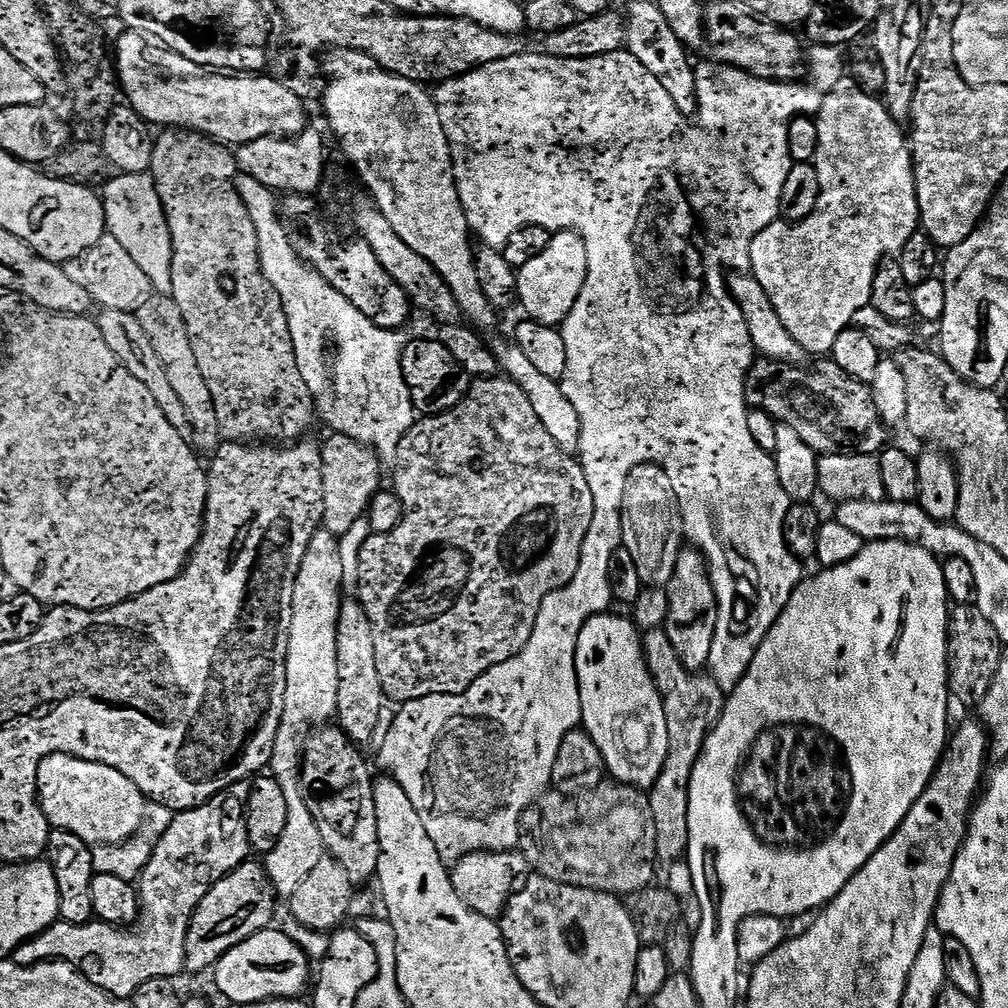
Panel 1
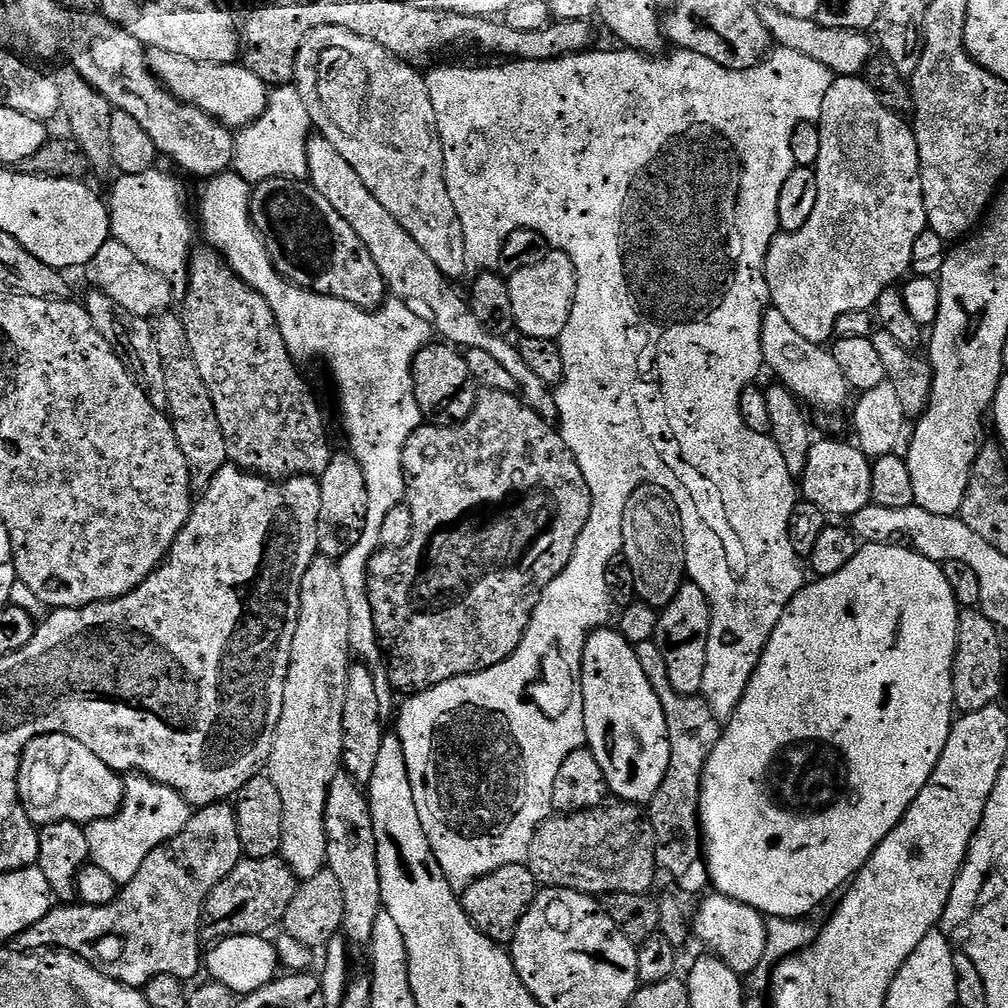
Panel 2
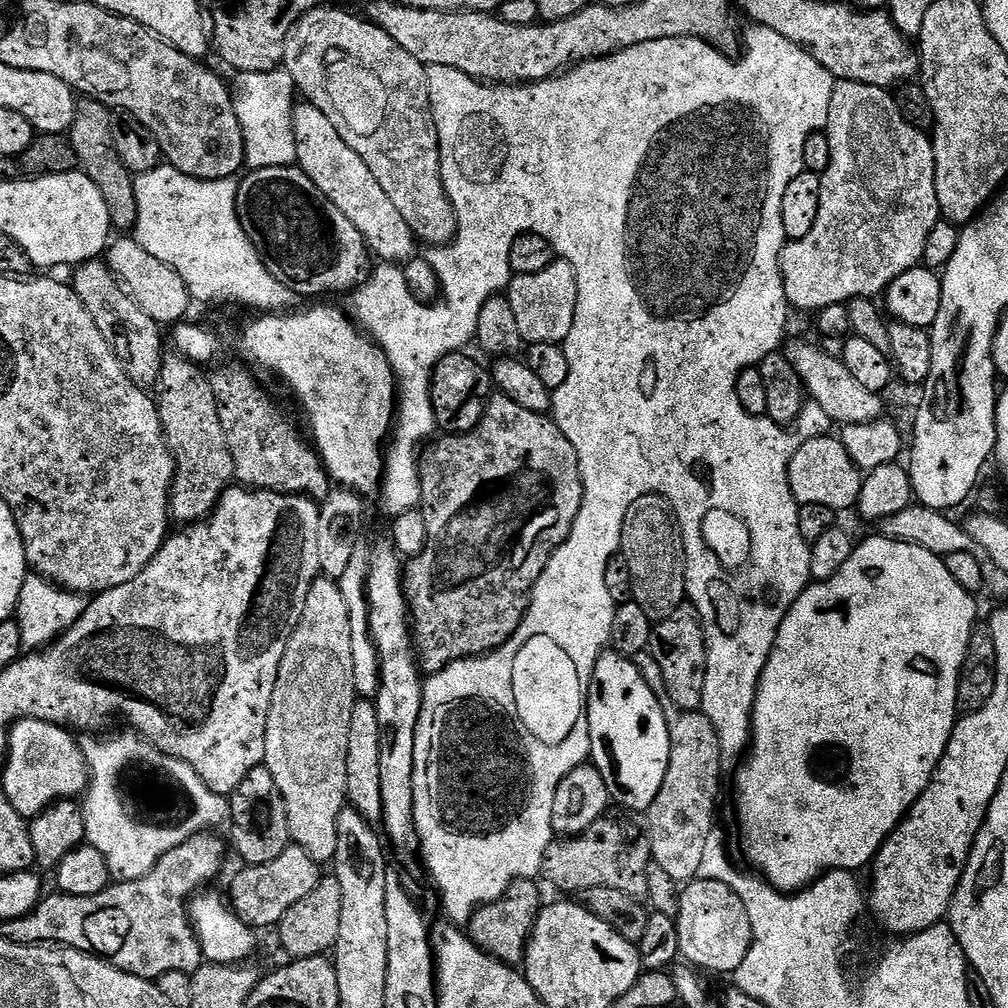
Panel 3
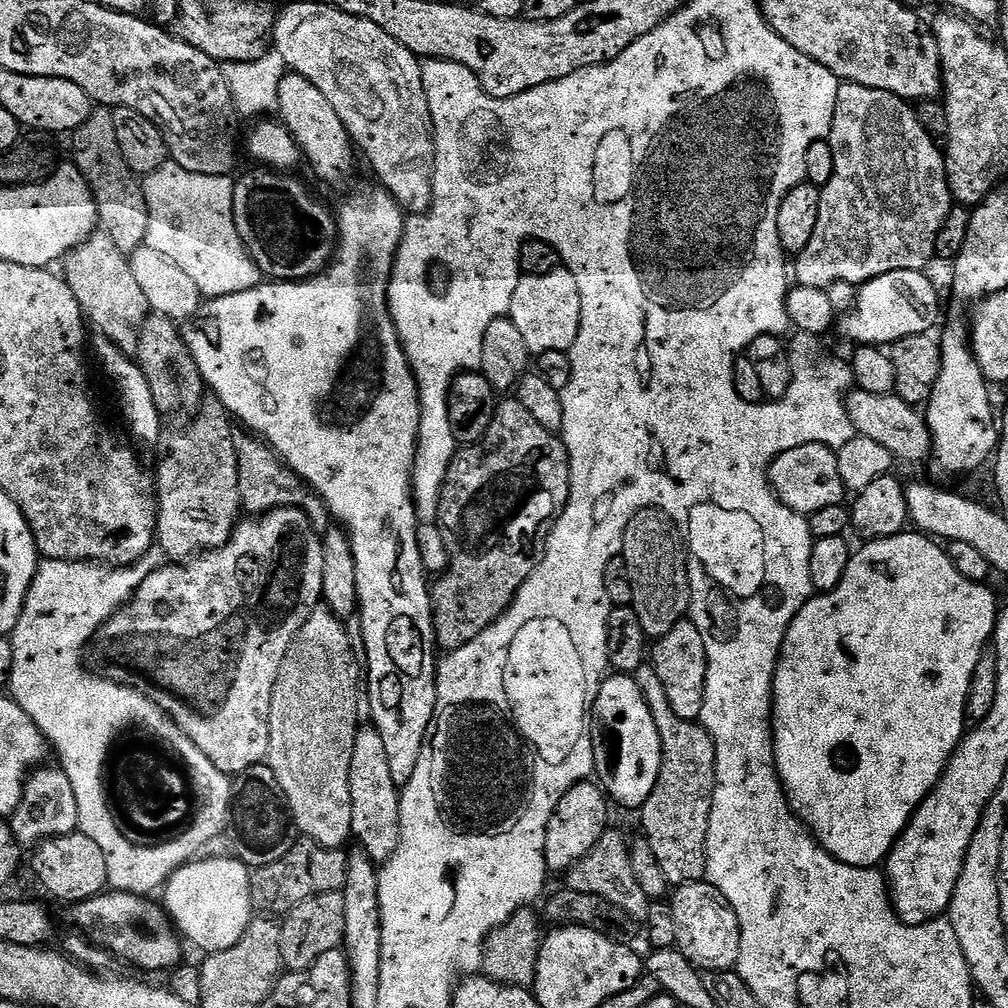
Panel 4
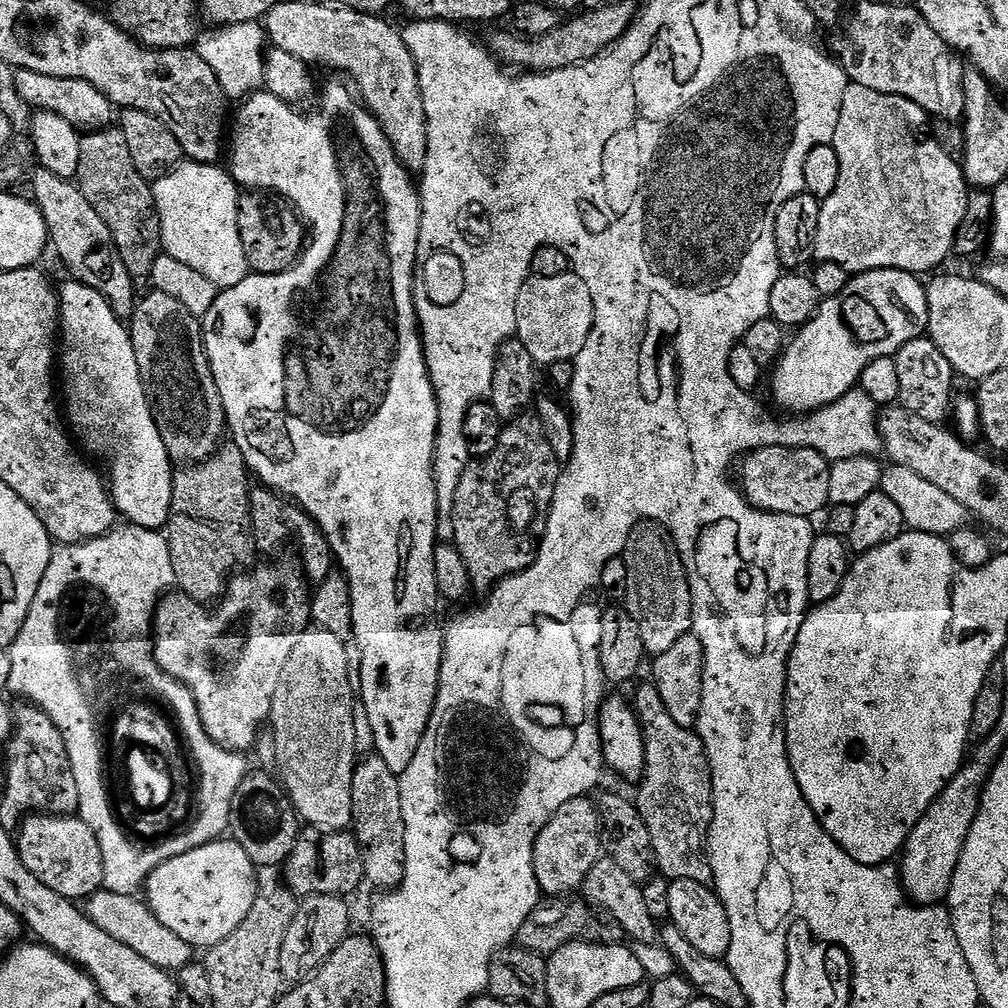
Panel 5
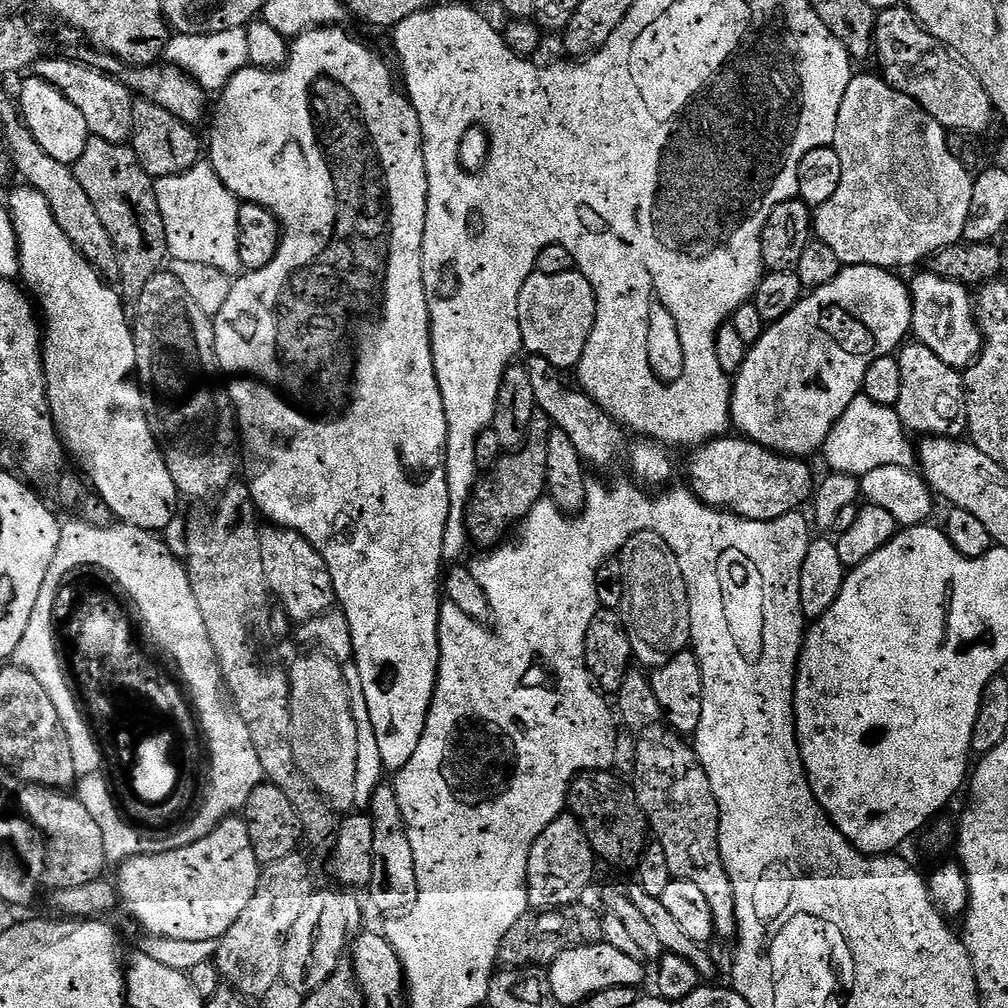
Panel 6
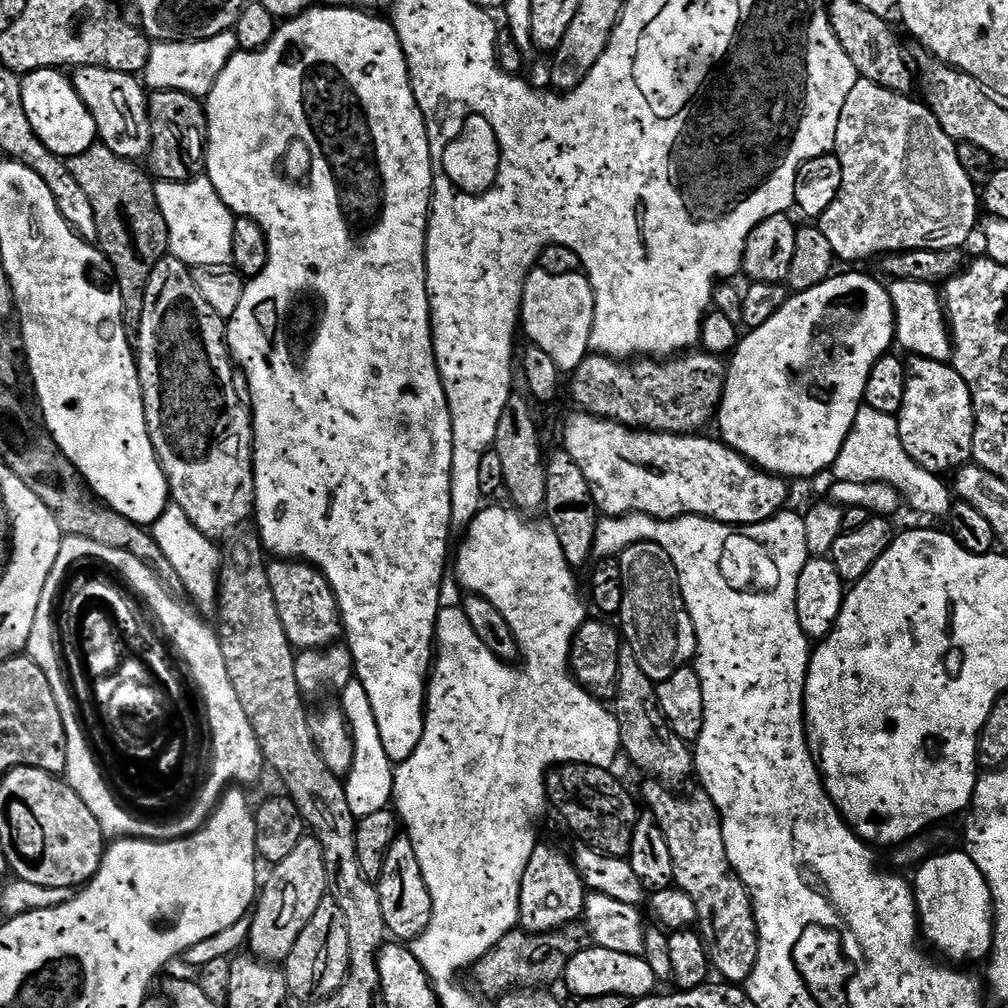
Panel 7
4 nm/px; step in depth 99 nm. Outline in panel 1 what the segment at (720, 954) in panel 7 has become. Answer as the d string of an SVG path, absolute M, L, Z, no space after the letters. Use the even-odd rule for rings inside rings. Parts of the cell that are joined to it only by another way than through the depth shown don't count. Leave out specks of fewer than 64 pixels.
M649 628L643 633L644 660L648 664L648 673L652 675L652 681L656 683L658 694L662 698L662 706L666 710L666 730L668 731L668 749L666 750L666 762L662 762L662 774L653 782L648 797L650 798L650 810L654 810L654 834L656 835L656 859L660 862L680 862L685 859L690 838L690 778L694 774L694 766L704 749L704 743L712 727L718 722L718 718L724 709L726 693L718 686L711 674L704 672L691 672L678 662L678 654L674 652L674 646L670 644L670 638L664 633L663 628Z

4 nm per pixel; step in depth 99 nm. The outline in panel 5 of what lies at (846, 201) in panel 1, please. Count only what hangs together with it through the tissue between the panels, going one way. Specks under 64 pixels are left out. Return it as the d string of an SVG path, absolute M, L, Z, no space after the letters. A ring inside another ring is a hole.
M849 83L848 89L842 94L842 110L838 114L838 130L834 130L834 138L831 146L838 154L839 177L834 192L822 200L820 206L820 217L818 218L818 234L812 247L815 259L820 262L834 262L842 266L849 274L862 272L873 272L883 268L893 268L913 274L925 274L924 272L935 273L940 263L947 256L953 255L952 247L954 238L958 234L958 226L962 226L962 217L966 215L966 202L970 185L964 179L963 167L928 133L930 117L914 102L910 102L901 96L894 94L878 94L878 90L866 90L866 86L858 86Z

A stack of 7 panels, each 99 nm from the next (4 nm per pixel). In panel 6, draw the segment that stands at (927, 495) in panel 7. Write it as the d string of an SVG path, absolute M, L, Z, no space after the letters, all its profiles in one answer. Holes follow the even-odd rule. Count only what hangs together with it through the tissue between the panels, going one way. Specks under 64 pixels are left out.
M861 394L854 398L854 402L850 402L846 414L842 414L824 444L844 444L844 460L852 460L852 474L865 476L880 466L907 465L907 438L904 423L900 421L895 408L878 406Z

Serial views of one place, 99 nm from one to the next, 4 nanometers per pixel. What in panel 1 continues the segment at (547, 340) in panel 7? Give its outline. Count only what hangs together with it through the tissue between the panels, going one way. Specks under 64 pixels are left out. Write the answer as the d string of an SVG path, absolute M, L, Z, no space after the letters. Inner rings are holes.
M554 232L546 250L517 271L516 300L524 307L523 315L527 319L555 328L563 325L570 310L574 310L574 302L578 302L587 277L584 238L577 232Z

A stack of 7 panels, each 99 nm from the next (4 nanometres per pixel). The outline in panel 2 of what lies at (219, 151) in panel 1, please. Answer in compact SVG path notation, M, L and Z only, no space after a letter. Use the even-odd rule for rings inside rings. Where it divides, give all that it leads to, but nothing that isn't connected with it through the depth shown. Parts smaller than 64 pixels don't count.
M211 246L197 247L188 262L188 293L183 296L184 312L182 319L186 326L186 338L190 338L190 350L194 350L194 362L198 362L198 374L202 374L202 382L210 390L210 398L214 402L214 410L218 414L218 426L222 426L222 434L226 438L228 459L236 467L257 476L267 476L277 482L290 476L315 476L324 475L333 467L332 448L328 445L328 432L324 429L324 416L320 413L320 404L310 389L304 388L304 380L300 377L297 361L288 353L286 342L282 338L282 330L276 321L274 310L266 298L258 290L250 287L248 283L232 269L221 253Z

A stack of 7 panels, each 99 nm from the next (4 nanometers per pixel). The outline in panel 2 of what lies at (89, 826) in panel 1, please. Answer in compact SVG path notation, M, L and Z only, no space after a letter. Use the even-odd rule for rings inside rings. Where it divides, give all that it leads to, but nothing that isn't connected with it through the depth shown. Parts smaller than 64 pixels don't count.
M55 732L34 738L26 746L18 774L18 794L26 814L37 826L66 820L87 826L96 820L110 818L118 811L120 803L124 801L124 780L121 773L106 766L106 762L102 762L98 754L86 750L86 746L78 742L78 738L68 736L64 732Z

